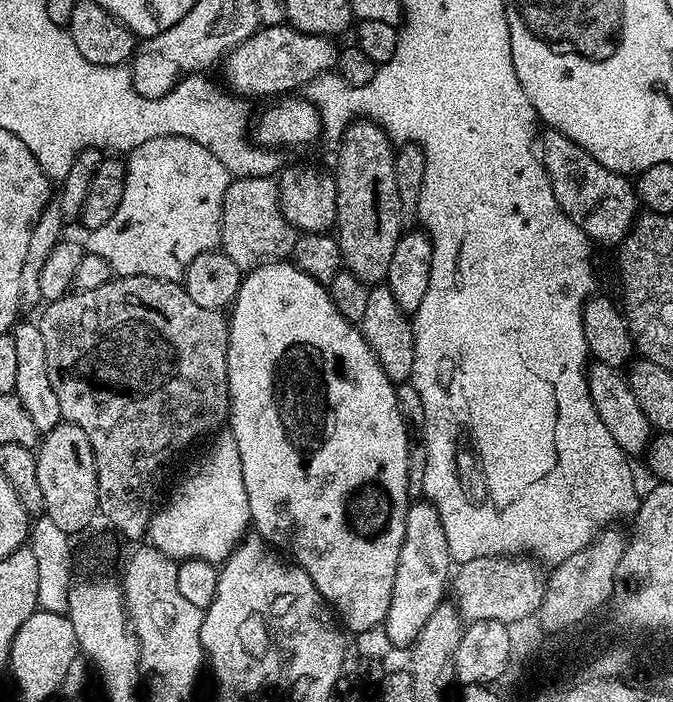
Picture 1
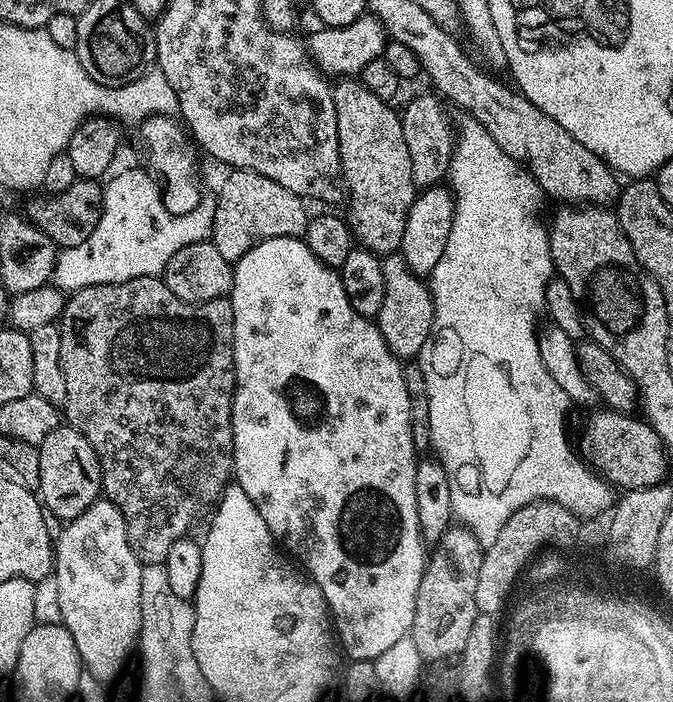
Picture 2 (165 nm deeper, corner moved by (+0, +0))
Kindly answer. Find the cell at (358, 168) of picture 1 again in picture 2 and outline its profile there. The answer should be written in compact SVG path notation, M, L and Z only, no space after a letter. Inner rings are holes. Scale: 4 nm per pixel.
M343 77L339 79L332 88L332 97L334 98L334 106L335 106L335 121L338 124L338 150L340 151L340 170L342 173L342 184L346 189L346 205L348 204L348 212L346 211L347 219L350 221L350 227L352 230L352 235L354 237L355 243L362 248L369 248L371 252L376 253L377 256L383 258L389 254L395 253L397 249L399 249L400 243L402 242L402 230L406 230L406 218L408 217L408 211L411 210L413 202L416 201L416 197L418 195L418 189L414 186L414 178L412 177L412 167L410 166L410 150L406 150L406 138L404 138L404 132L402 132L401 126L401 115L395 110L395 112L391 109L392 106L387 102L380 98L375 97L374 94L370 93L370 90L365 88L364 84L359 81L359 79L353 77Z

